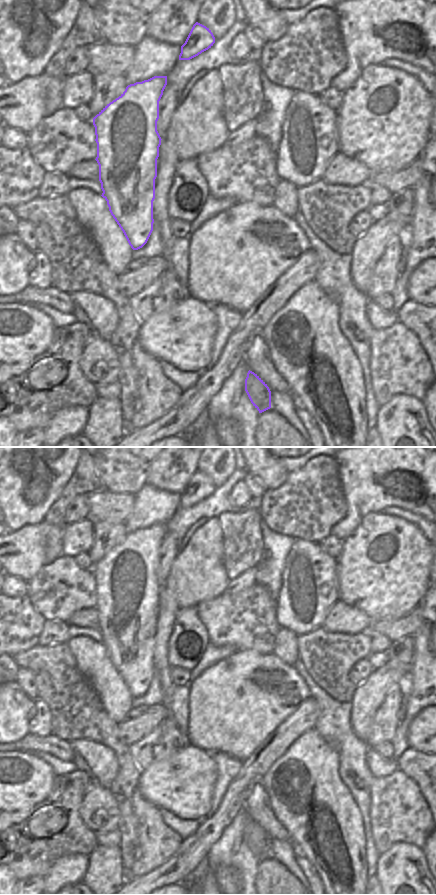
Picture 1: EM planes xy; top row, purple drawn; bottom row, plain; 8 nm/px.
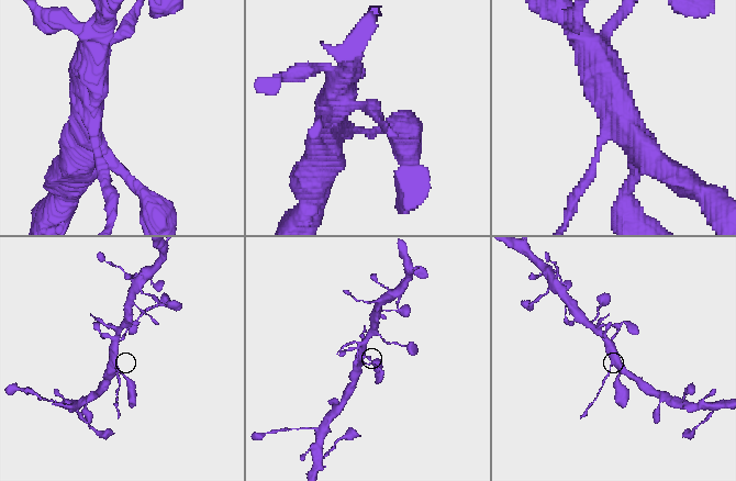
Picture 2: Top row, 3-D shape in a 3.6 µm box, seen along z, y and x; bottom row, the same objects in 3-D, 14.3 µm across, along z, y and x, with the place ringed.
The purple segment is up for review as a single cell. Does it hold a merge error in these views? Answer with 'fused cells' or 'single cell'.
fused cells

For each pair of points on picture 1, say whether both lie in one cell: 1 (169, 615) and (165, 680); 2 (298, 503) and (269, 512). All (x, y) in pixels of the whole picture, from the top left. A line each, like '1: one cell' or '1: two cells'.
1: one cell
2: one cell

